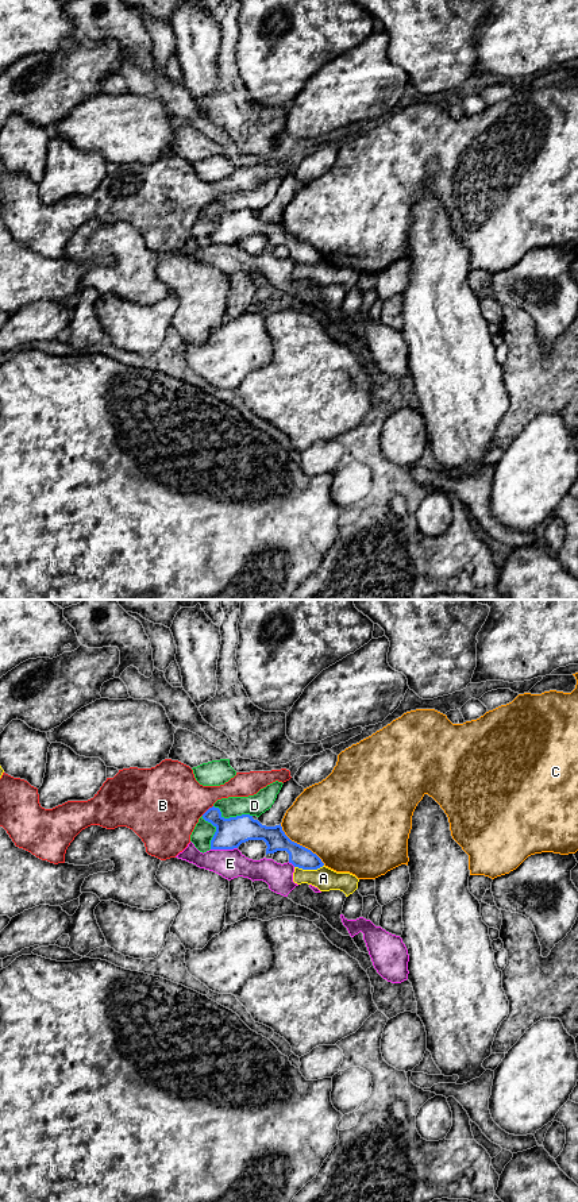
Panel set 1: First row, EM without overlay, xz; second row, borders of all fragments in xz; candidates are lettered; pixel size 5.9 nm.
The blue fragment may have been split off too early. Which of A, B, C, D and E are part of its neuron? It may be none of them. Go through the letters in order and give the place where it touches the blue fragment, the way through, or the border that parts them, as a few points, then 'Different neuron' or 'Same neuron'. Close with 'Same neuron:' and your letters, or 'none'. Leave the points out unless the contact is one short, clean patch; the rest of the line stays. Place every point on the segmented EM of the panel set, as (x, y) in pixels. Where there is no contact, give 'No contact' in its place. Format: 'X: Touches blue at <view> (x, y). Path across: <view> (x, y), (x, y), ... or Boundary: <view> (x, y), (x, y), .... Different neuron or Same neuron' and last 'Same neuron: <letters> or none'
A: Touches blue at xz (308, 869). Boundary: xz (323, 865), (316, 869), (295, 867). Different neuron
B: Touches blue at xz (208, 809). Different neuron
C: Touches blue at xz (301, 846). Boundary: xz (280, 824), (281, 829), (292, 840), (309, 848), (324, 865). Different neuron
D: Touches blue at xz (231, 817). Boundary: xz (214, 805), (224, 817), (251, 816). Different neuron
E: Touches blue at xz (223, 848). Different neuron
Same neuron: none

